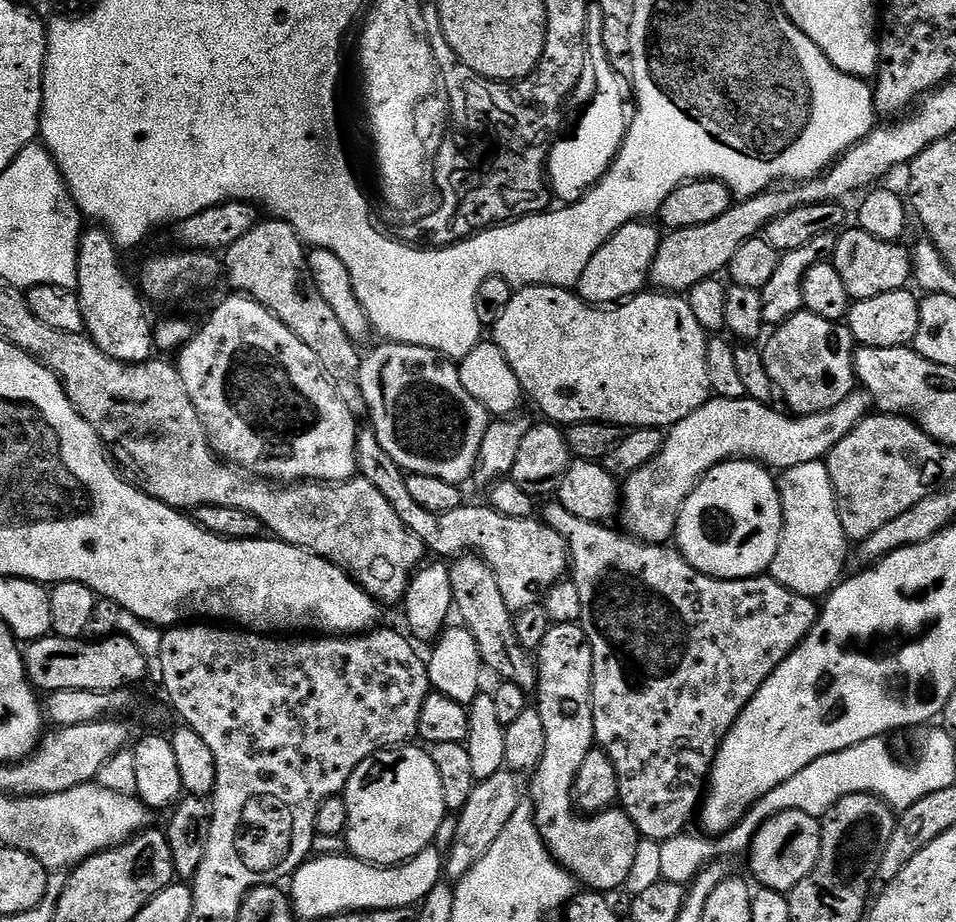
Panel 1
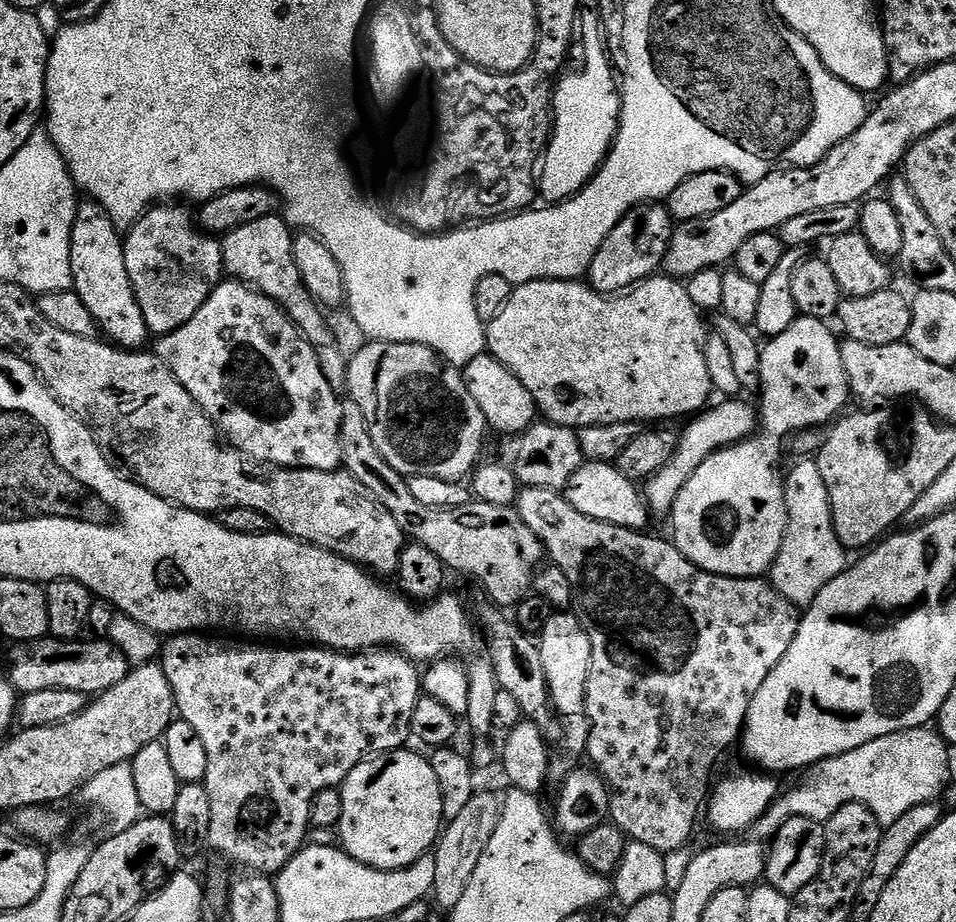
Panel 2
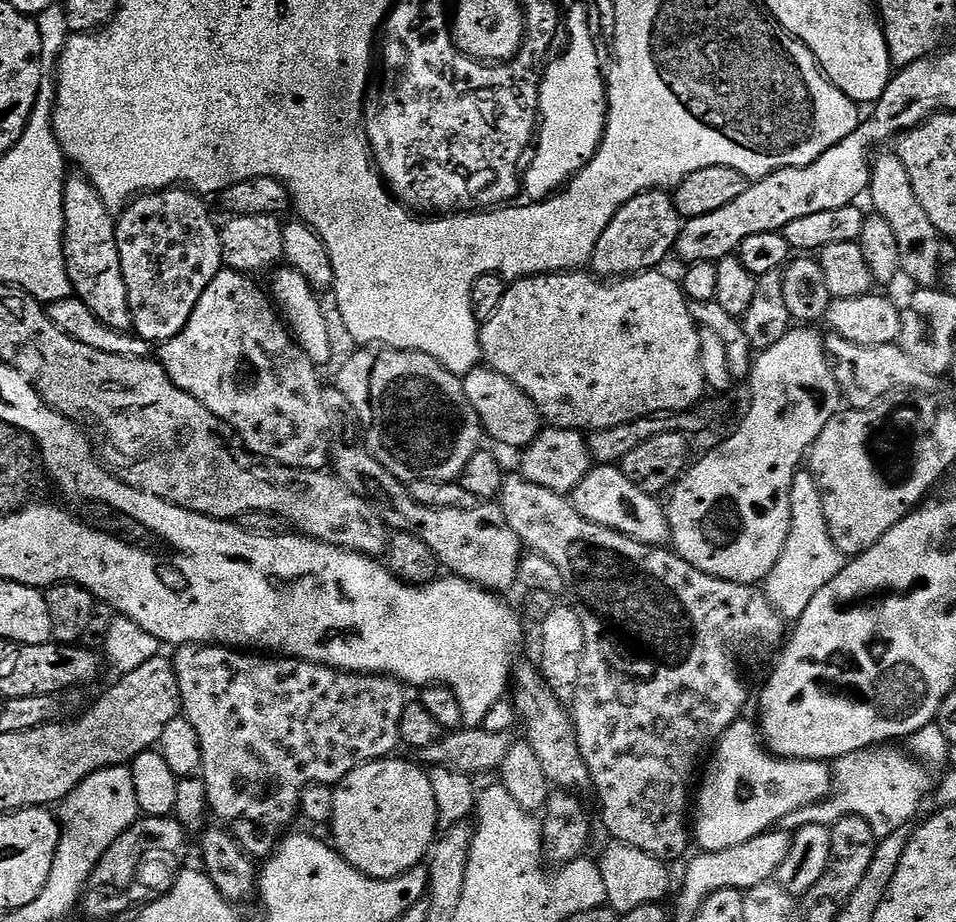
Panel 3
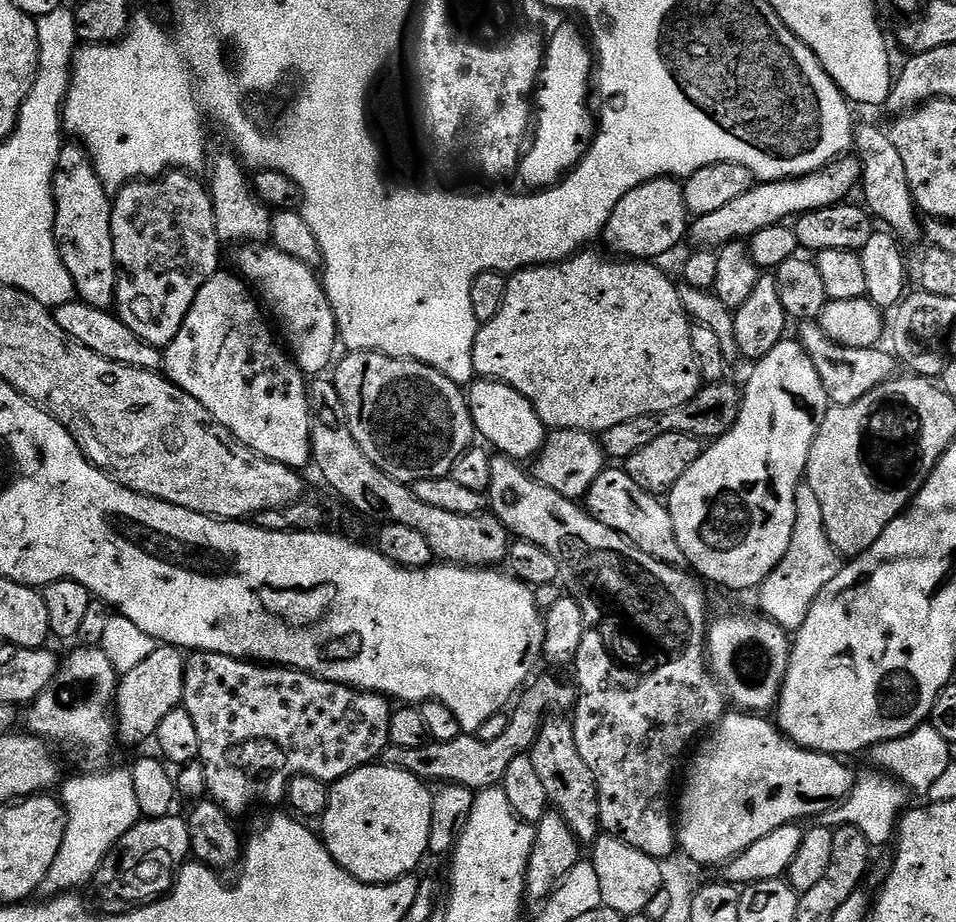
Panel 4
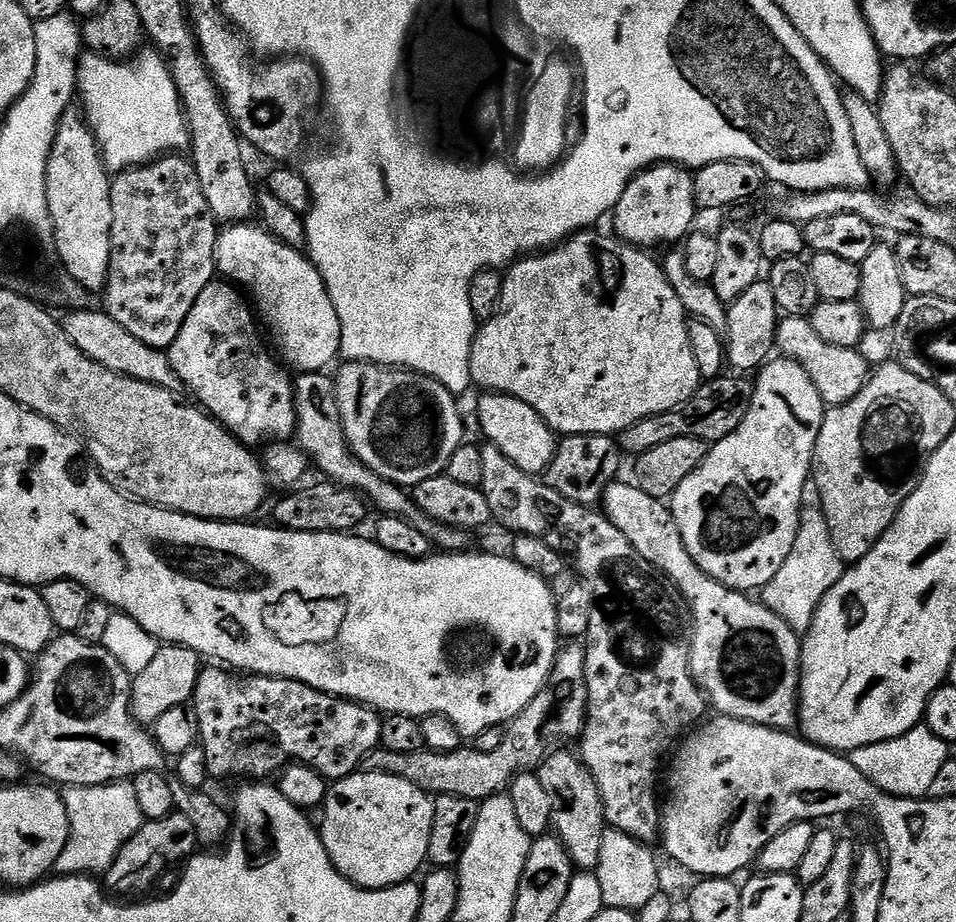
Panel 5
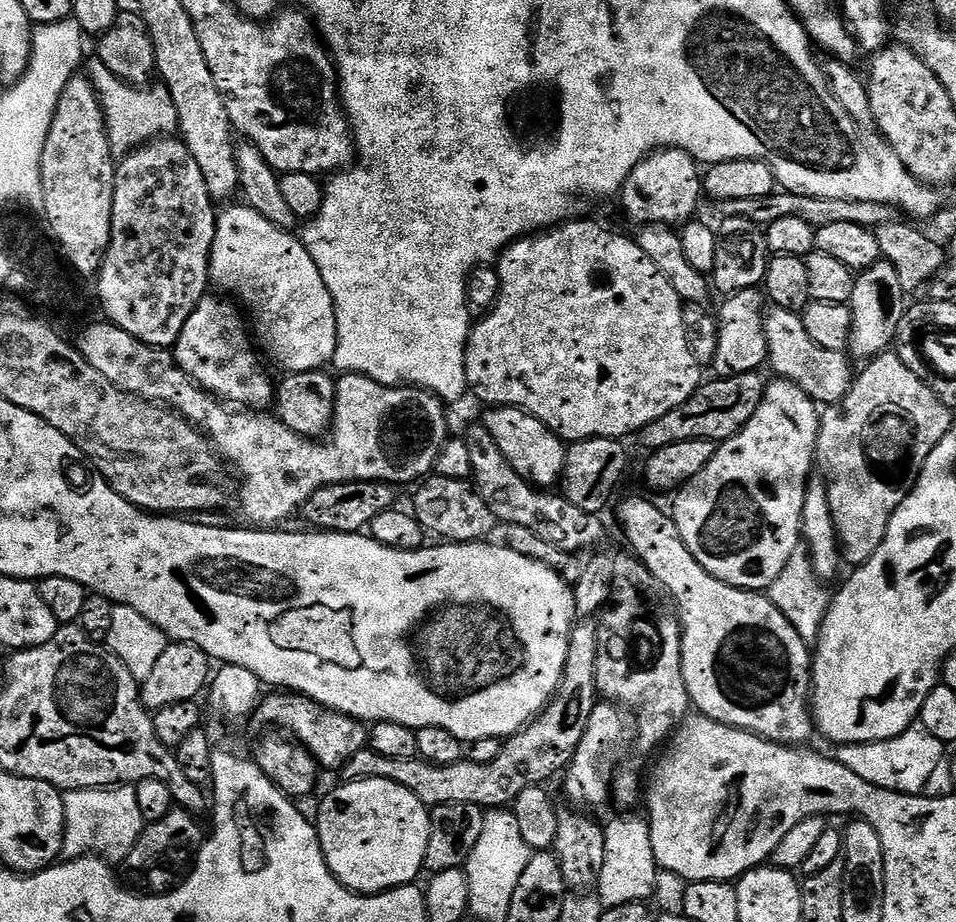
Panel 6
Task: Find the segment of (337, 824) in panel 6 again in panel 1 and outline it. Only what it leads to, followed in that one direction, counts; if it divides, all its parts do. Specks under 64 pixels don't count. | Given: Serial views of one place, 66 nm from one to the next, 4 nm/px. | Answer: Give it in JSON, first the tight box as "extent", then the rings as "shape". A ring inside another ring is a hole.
{"extent":[342,746,450,866],"shape":[[[397,746],[375,752],[356,767],[350,782],[344,787],[342,795],[348,815],[346,848],[356,859],[365,860],[367,864],[391,866],[413,860],[435,841],[432,839],[440,836],[440,828],[447,817],[444,815],[449,815],[450,810],[442,798],[442,778],[438,778],[438,766],[434,766],[431,751],[412,747]]]}

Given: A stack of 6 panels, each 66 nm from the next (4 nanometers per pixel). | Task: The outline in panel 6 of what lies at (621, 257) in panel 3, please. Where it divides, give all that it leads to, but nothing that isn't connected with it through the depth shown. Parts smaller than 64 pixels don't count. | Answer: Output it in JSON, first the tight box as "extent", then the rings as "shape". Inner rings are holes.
{"extent":[618,148,702,226],"shape":[[[661,148],[650,152],[647,158],[638,162],[638,166],[634,166],[618,193],[618,200],[624,203],[625,214],[636,226],[683,226],[697,215],[696,207],[700,204],[700,196],[702,197],[702,168],[698,161],[681,148]]]}

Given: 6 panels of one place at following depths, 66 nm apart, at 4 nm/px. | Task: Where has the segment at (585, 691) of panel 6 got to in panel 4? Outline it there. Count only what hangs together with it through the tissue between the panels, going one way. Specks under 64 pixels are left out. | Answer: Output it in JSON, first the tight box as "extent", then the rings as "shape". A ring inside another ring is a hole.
{"extent":[383,675,578,790],"shape":[[[537,675],[519,693],[518,703],[515,705],[516,713],[514,711],[511,713],[506,731],[495,742],[487,744],[478,739],[475,734],[462,734],[450,742],[432,740],[417,748],[389,746],[384,749],[383,763],[389,764],[391,768],[406,770],[425,782],[436,780],[435,782],[457,784],[473,790],[497,787],[503,781],[506,766],[510,766],[514,758],[531,753],[532,744],[540,733],[540,725],[549,715],[548,707],[551,704],[556,708],[568,708],[568,710],[576,707],[578,692],[569,681],[568,685],[566,681],[559,680],[556,676],[539,676]]]}

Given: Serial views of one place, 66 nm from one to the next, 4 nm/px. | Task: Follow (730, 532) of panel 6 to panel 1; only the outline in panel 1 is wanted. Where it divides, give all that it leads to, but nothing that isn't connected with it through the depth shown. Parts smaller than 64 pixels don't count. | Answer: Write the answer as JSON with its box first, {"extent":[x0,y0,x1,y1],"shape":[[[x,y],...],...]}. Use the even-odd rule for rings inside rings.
{"extent":[674,310,856,580],"shape":[[[801,310],[801,312],[798,314],[791,316],[791,318],[787,320],[785,324],[779,325],[779,327],[777,327],[773,332],[776,333],[769,338],[768,345],[763,345],[762,348],[764,354],[764,365],[770,374],[772,383],[776,385],[782,400],[784,396],[785,402],[792,407],[789,409],[791,409],[795,415],[809,416],[815,412],[825,412],[826,410],[830,410],[834,406],[838,406],[838,402],[845,400],[846,397],[849,396],[852,391],[854,391],[854,385],[856,384],[856,371],[854,370],[854,341],[852,339],[852,332],[843,323],[831,324],[831,322],[826,318],[818,318],[818,314],[810,314],[809,312]],[[751,458],[725,460],[708,471],[686,498],[674,544],[688,564],[702,574],[719,580],[745,580],[771,569],[783,525],[777,477]]]}

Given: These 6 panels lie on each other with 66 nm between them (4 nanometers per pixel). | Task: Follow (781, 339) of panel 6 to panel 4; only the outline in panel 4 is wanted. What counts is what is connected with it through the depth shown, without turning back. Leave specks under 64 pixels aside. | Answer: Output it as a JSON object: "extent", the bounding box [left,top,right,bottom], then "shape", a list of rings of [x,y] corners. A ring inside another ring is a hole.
{"extent":[798,320,898,406],"shape":[[[805,320],[799,325],[798,339],[806,354],[814,362],[818,374],[822,378],[822,386],[826,386],[829,401],[835,406],[850,406],[870,390],[882,386],[887,380],[893,379],[898,372],[898,361],[891,351],[883,347],[874,348],[843,348],[833,344],[815,320]],[[884,351],[884,352],[883,352]],[[897,368],[897,369],[896,369]]]}

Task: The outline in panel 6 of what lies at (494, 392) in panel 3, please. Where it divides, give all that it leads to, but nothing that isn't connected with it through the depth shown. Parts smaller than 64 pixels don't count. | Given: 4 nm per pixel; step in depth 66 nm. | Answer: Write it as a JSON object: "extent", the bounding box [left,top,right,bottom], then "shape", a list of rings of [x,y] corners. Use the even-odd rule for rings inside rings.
{"extent":[482,407,566,490],"shape":[[[489,407],[482,417],[486,430],[490,430],[490,438],[506,454],[510,466],[518,470],[521,478],[541,490],[552,490],[560,483],[566,462],[566,444],[555,432],[549,430],[538,418],[534,418],[523,408]]]}

